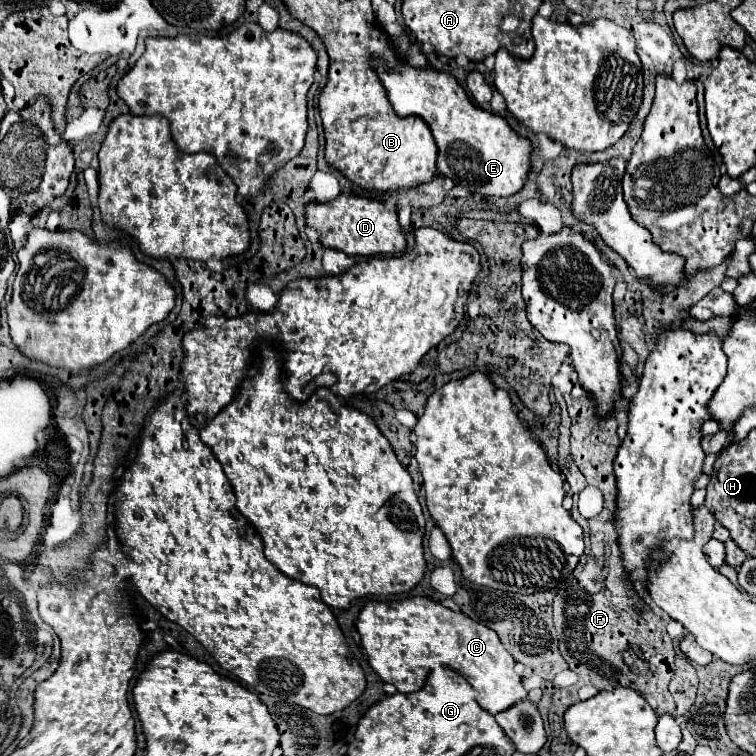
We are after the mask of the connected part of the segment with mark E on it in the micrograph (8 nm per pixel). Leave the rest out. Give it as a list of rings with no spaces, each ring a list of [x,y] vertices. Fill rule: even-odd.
[[[404,61],[398,69],[382,69],[380,79],[384,79],[396,115],[418,115],[428,123],[438,145],[440,175],[484,197],[510,197],[524,187],[532,169],[528,139],[514,133],[500,115],[476,107],[450,73],[414,69]]]

